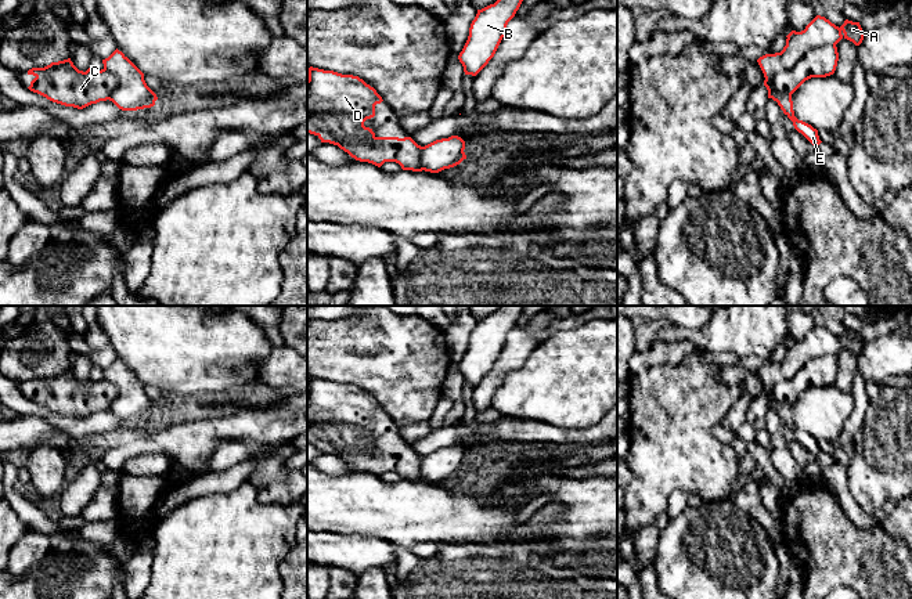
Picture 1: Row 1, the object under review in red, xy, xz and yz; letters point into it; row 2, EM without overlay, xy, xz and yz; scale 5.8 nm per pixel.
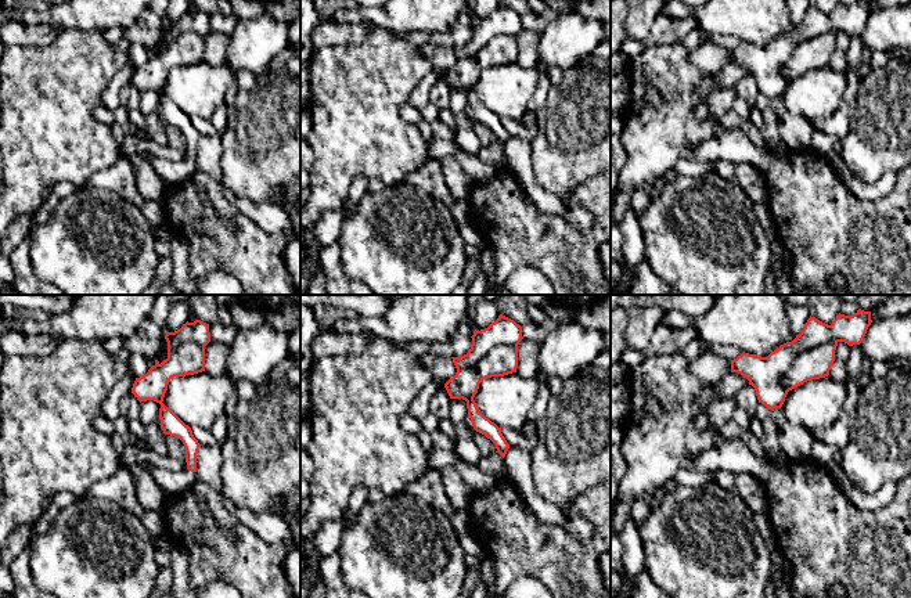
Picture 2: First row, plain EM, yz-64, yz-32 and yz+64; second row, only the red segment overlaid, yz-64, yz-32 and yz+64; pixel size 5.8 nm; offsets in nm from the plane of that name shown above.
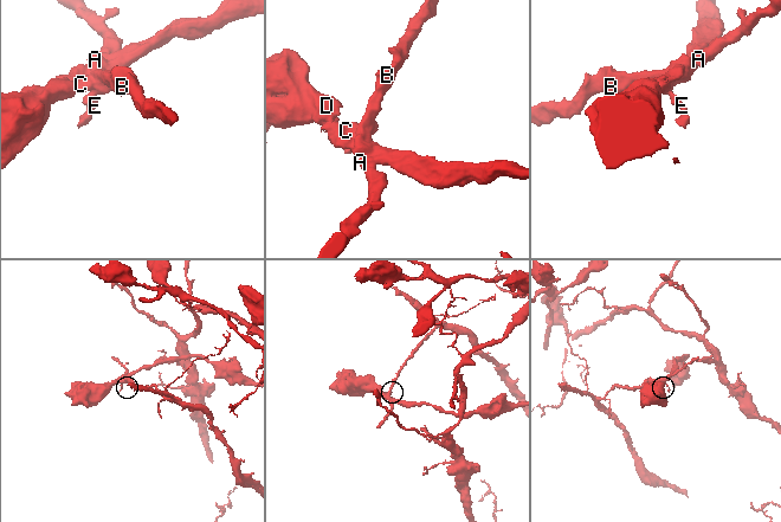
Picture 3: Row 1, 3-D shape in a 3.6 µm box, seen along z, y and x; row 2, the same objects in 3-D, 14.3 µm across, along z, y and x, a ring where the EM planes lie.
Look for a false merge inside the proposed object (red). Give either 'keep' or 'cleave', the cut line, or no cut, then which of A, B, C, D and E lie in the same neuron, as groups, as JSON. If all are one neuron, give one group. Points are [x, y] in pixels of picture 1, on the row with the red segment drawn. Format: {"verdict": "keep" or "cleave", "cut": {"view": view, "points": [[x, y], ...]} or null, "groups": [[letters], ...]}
{"verdict": "cleave", "cut": {"view": "yz", "points": [[835, 44], [811, 47], [789, 69], [781, 69], [767, 87]]}, "groups": [["A", "B", "E"], ["C", "D"]]}

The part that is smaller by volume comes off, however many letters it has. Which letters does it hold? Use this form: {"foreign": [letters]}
{"foreign": ["A", "B", "E"]}

